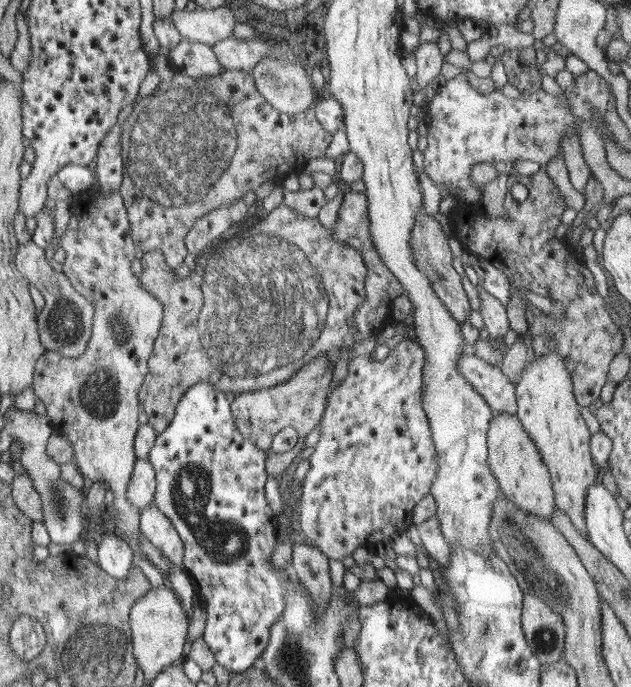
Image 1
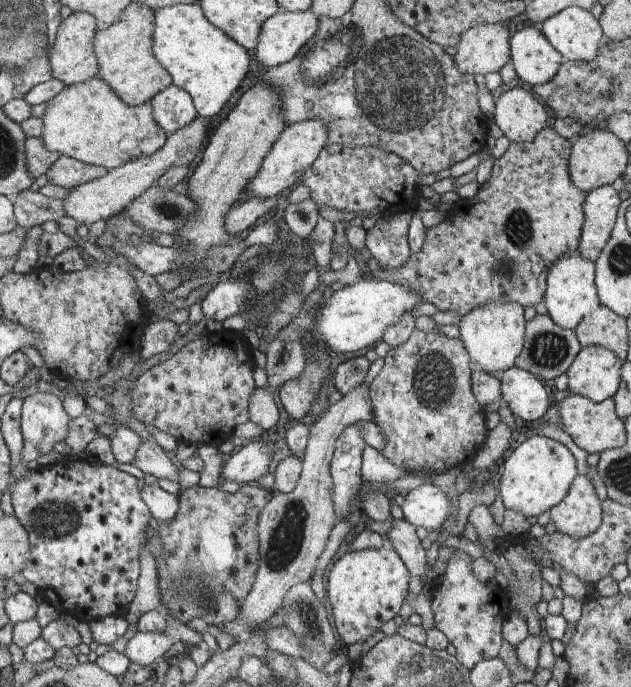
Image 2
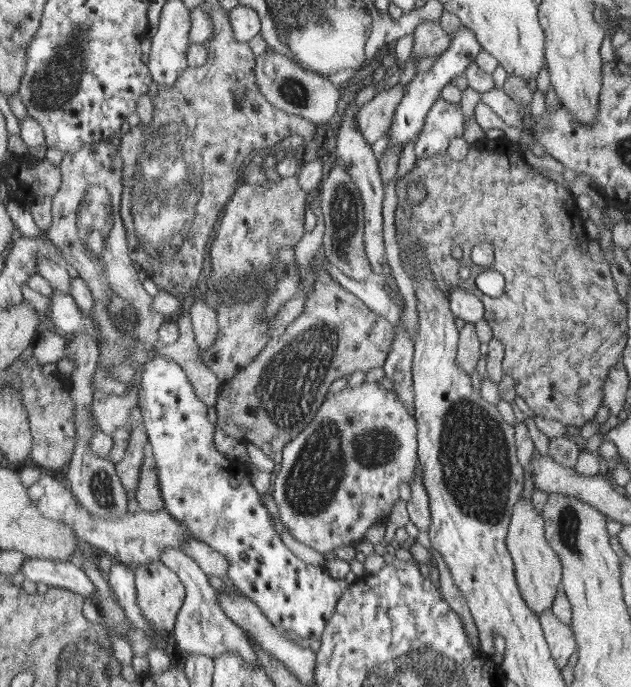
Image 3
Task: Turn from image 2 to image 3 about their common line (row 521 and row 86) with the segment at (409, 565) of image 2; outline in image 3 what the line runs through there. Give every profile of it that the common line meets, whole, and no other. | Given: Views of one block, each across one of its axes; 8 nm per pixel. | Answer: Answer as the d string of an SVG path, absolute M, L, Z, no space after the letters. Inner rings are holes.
M396 84L387 90L381 90L357 109L355 128L363 136L365 144L371 145L386 134L395 113L395 106L401 102L405 87L407 84Z

